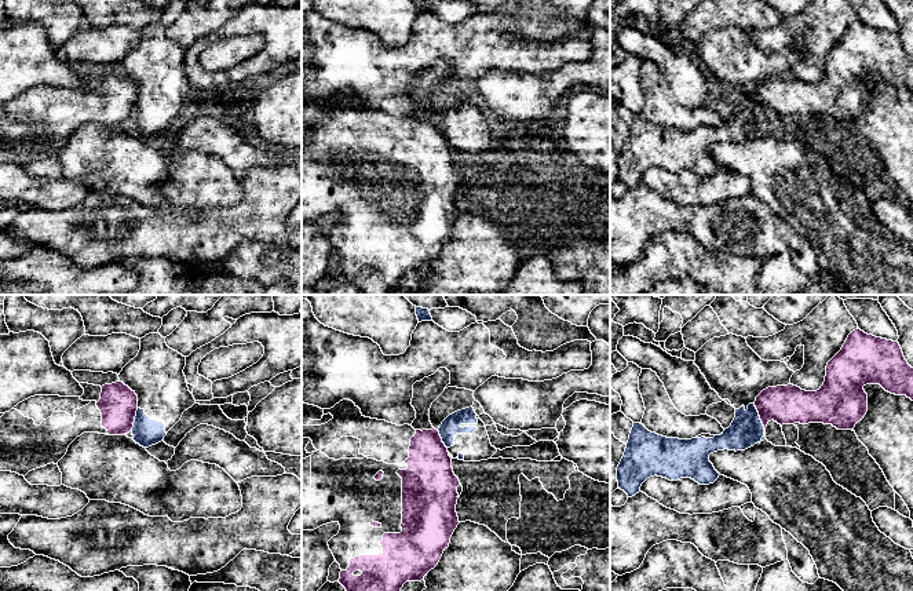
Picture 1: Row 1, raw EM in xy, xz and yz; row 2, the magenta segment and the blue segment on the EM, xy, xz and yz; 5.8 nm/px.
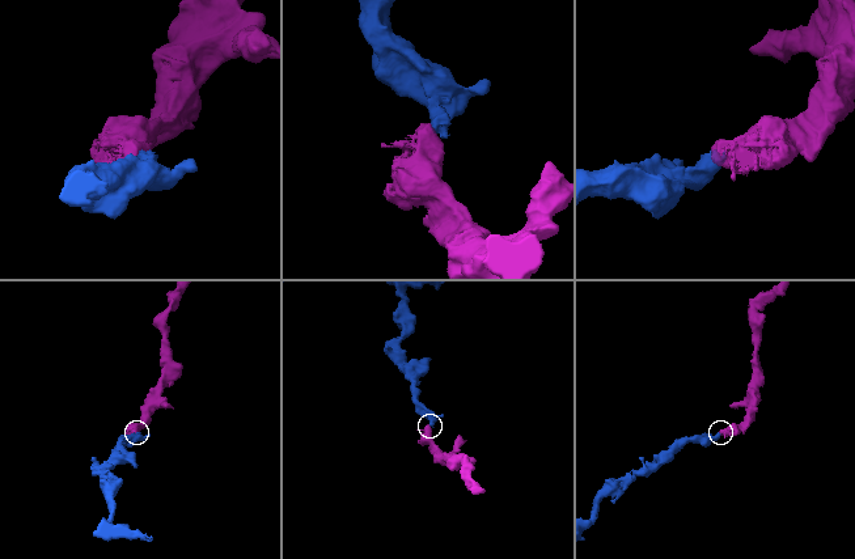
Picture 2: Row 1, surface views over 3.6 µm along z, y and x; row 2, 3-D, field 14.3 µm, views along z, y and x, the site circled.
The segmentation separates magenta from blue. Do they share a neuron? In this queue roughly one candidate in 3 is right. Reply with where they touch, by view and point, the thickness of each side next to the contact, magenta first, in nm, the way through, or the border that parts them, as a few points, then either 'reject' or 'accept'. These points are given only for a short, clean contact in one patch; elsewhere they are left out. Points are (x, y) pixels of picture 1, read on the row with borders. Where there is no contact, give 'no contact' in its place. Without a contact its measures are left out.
meets magenta in yz at (759, 415); 220 nm thick on the magenta side, 190 nm on the other; border along yz (753, 404), (764, 427); reject

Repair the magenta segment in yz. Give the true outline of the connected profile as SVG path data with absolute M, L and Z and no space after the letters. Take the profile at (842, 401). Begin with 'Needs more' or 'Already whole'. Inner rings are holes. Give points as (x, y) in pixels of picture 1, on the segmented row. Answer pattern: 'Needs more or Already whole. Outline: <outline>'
Already whole. Outline: M858 328L828 362L819 390L806 391L793 384L768 387L756 397L755 406L764 428L774 420L781 426L823 423L854 431L868 412L866 384L880 384L913 401L913 368L899 343Z

